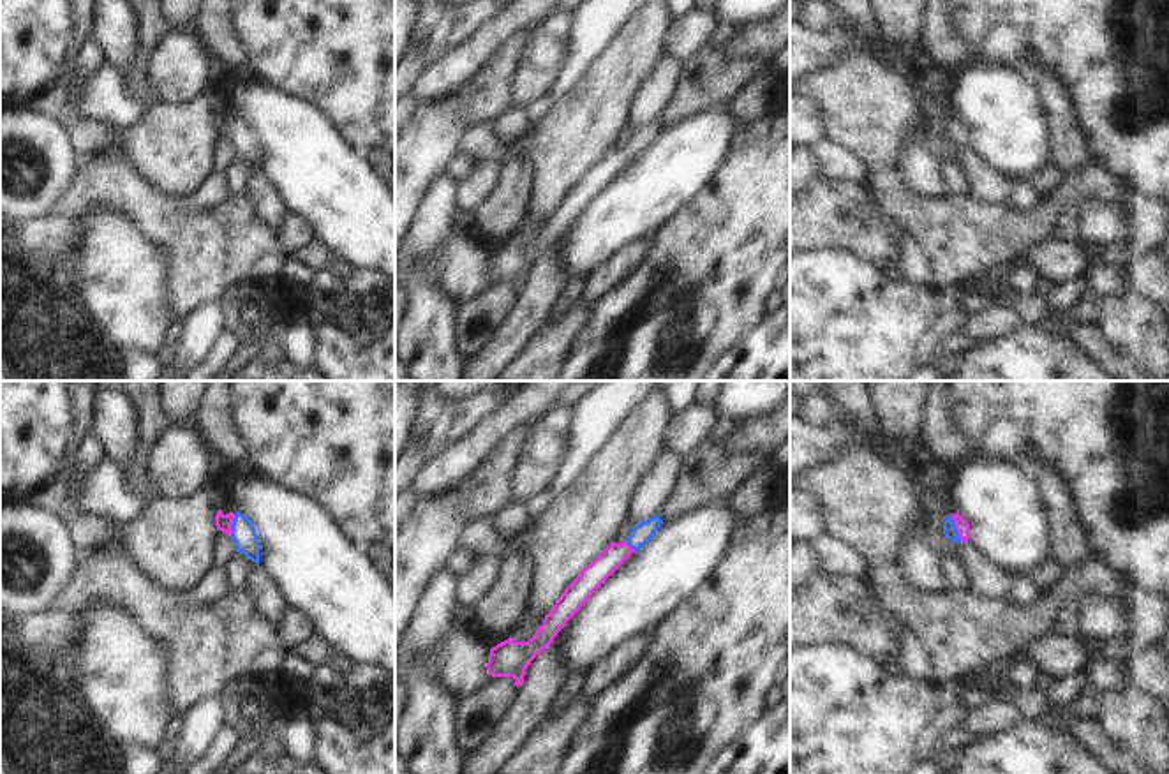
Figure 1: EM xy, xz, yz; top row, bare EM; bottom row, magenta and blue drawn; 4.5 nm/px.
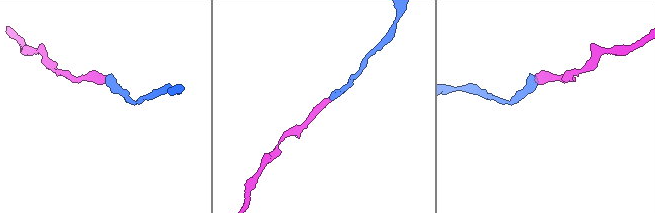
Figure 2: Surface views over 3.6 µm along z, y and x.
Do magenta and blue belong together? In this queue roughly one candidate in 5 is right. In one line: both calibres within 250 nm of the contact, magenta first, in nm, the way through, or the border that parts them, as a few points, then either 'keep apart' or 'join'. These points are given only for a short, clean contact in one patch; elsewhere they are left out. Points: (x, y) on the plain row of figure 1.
calibres 60 and 70 nm; way yz (963, 133), (956, 133), (951, 138); join

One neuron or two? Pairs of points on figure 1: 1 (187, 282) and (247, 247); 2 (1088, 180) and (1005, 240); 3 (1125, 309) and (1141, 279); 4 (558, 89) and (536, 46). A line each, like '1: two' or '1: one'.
1: one
2: one
3: two
4: two

